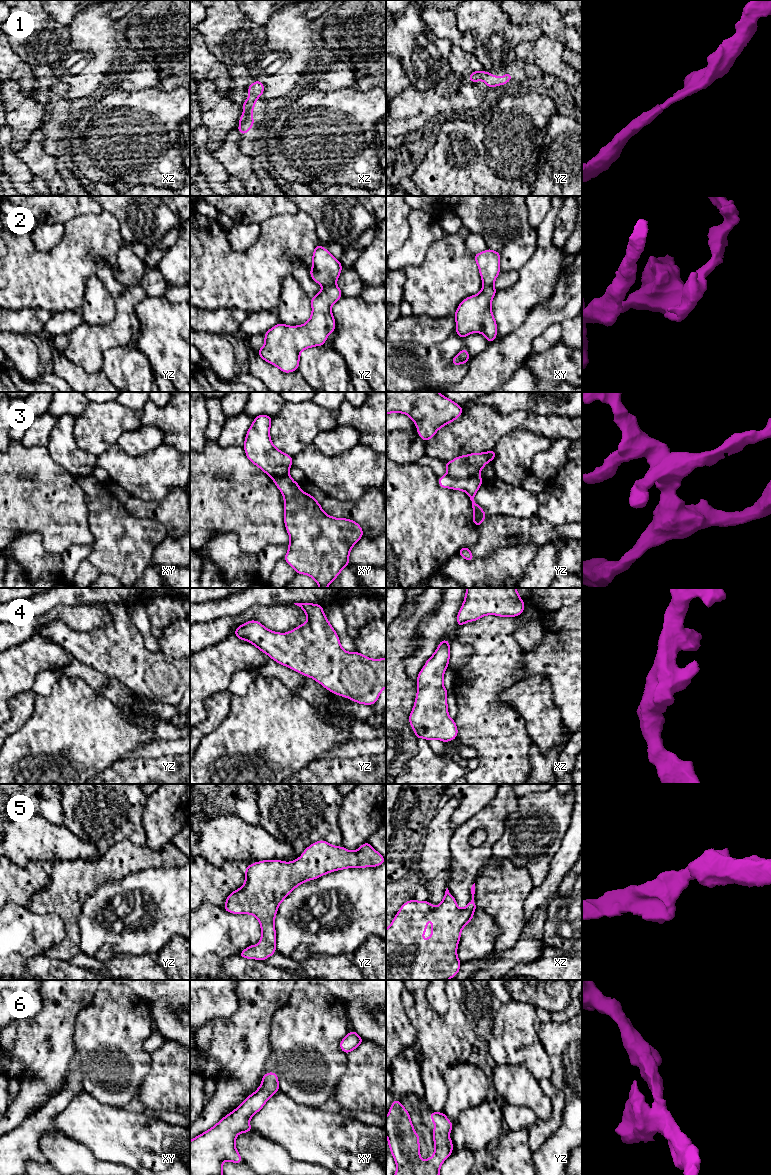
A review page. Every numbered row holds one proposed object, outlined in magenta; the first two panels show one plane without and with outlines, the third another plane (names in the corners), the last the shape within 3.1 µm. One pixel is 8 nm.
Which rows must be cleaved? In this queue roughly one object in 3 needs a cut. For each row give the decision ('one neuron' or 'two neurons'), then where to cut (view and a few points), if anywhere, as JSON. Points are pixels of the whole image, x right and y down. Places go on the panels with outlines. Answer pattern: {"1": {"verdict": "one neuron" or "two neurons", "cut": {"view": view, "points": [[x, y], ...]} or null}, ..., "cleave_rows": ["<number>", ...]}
{"1": {"verdict": "one neuron", "cut": null}, "2": {"verdict": "two neurons", "cut": {"view": "yz", "points": [[335, 283], [323, 287]]}}, "3": {"verdict": "two neurons", "cut": {"view": "yz", "points": [[446, 474], [452, 477], [478, 475]]}}, "4": {"verdict": "one neuron", "cut": null}, "5": {"verdict": "one neuron", "cut": null}, "6": {"verdict": "one neuron", "cut": null}, "cleave_rows": ["2", "3"]}

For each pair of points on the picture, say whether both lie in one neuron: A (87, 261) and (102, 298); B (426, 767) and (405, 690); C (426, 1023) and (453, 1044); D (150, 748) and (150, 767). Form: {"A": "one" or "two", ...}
{"A": "two", "B": "two", "C": "one", "D": "two"}

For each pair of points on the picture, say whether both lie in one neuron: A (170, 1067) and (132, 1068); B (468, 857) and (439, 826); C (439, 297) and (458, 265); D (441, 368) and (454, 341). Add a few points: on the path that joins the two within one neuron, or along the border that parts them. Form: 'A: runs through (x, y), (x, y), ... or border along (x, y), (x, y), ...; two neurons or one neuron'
A: border along (151, 1054), (150, 1070), (138, 1089); two neurons
B: border along (455, 828), (450, 840), (452, 861); two neurons
C: runs through (445, 289), (445, 278), (450, 273); one neuron
D: runs through (441, 361), (449, 348); one neuron

